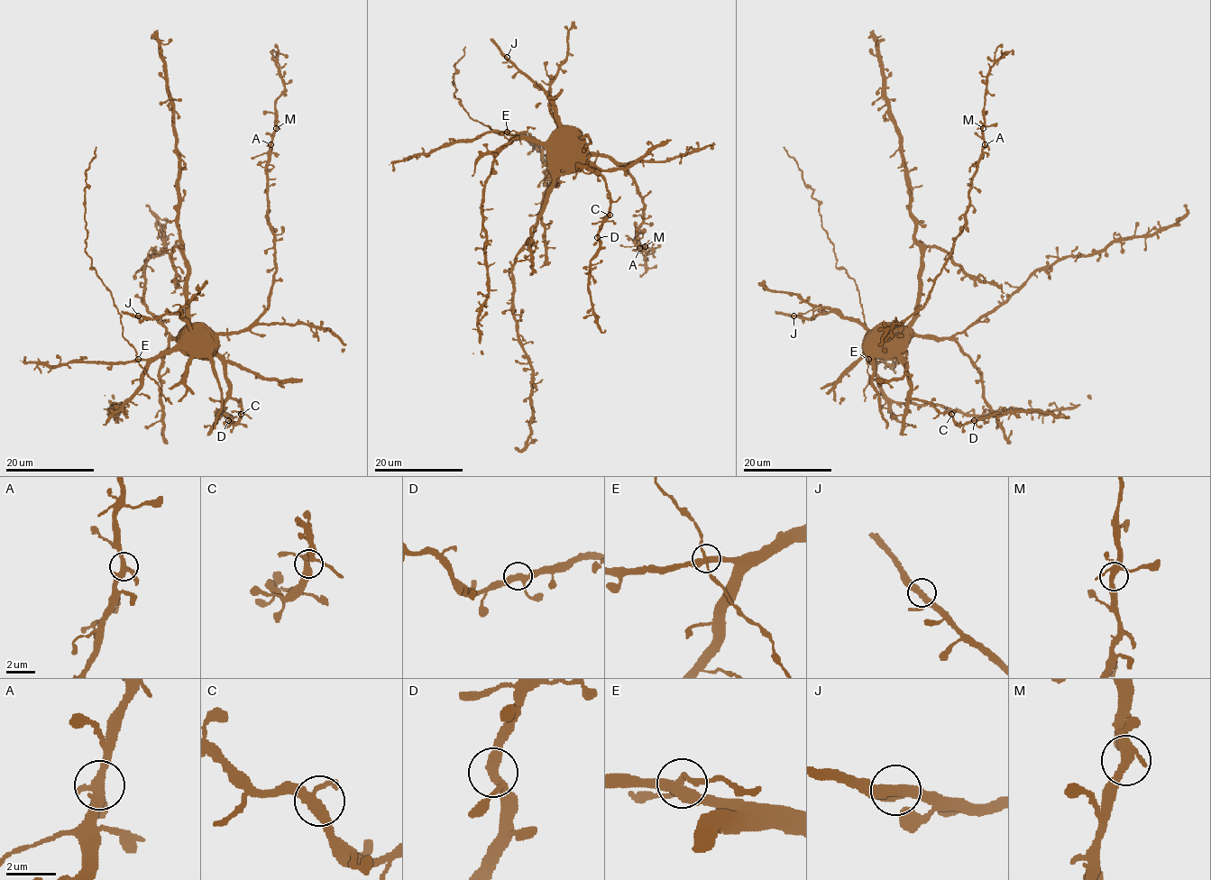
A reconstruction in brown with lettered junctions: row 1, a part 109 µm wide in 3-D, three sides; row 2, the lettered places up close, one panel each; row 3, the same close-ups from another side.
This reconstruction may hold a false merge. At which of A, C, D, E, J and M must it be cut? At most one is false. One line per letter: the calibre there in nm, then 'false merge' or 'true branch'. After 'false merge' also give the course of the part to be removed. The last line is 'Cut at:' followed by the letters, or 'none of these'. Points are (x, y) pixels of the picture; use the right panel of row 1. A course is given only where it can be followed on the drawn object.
A: calibre 320 nm; true branch
C: calibre 340 nm; true branch
D: calibre 320 nm; true branch
E: calibre 360 nm; true branch
J: calibre 360 nm; true branch
M: calibre 320 nm; true branch
Cut at: none of these

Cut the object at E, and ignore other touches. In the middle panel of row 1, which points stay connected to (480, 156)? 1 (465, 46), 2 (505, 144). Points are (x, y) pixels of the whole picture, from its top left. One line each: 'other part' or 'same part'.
1: other part
2: same part

